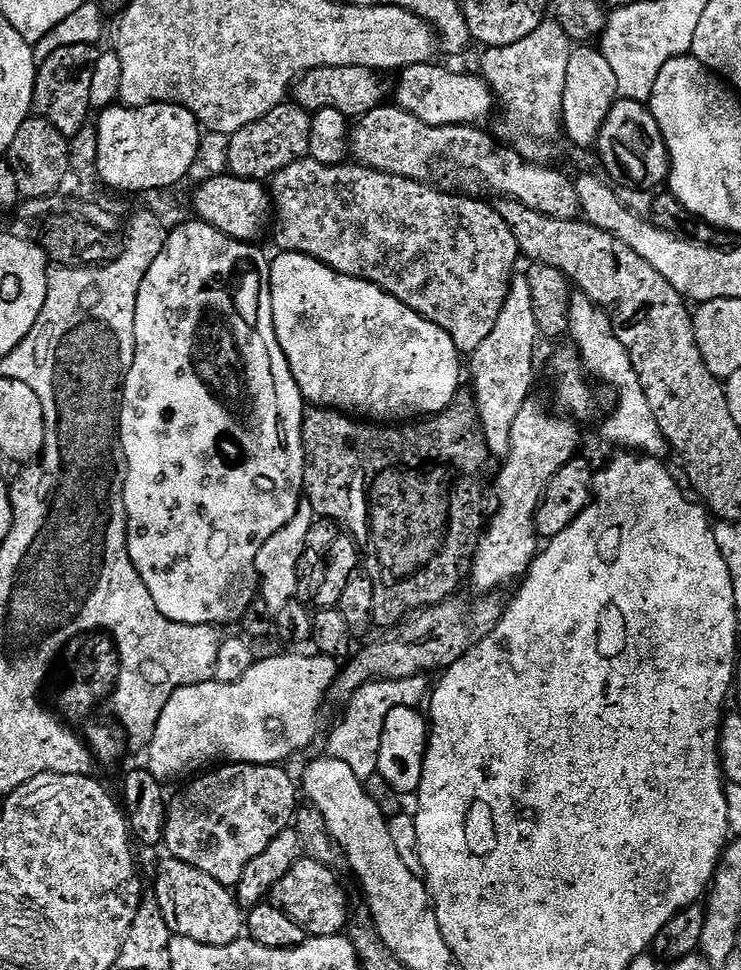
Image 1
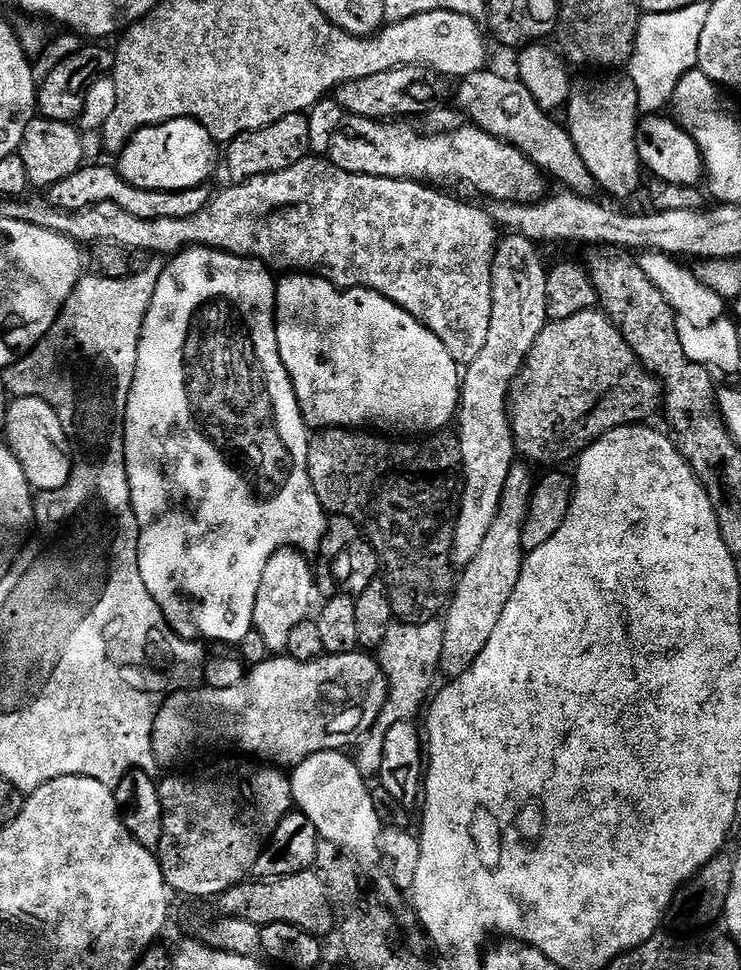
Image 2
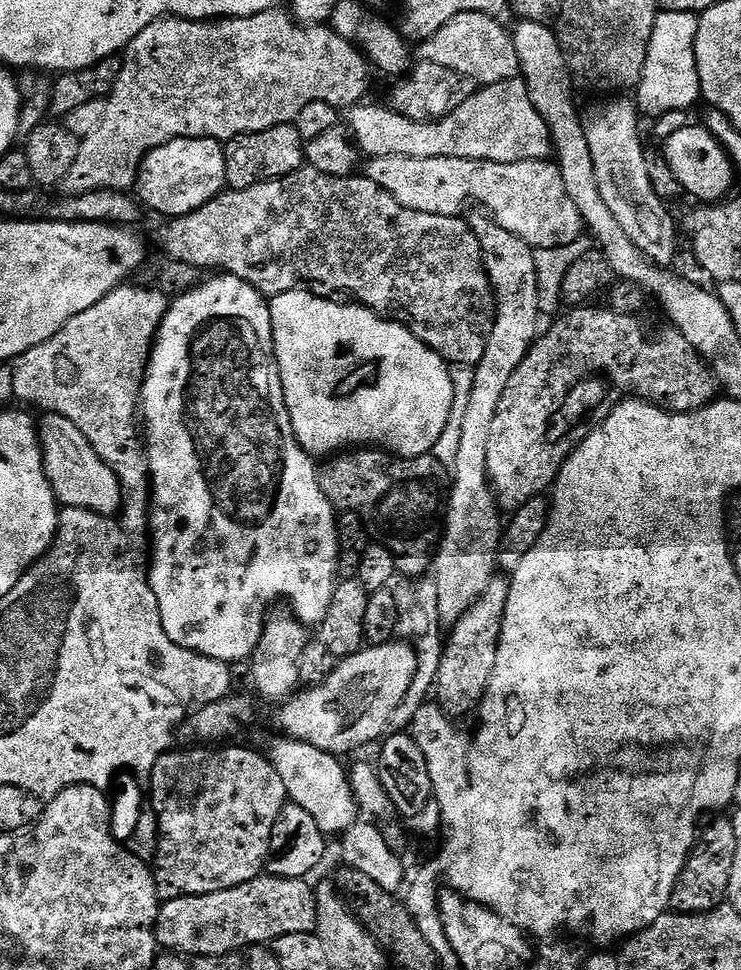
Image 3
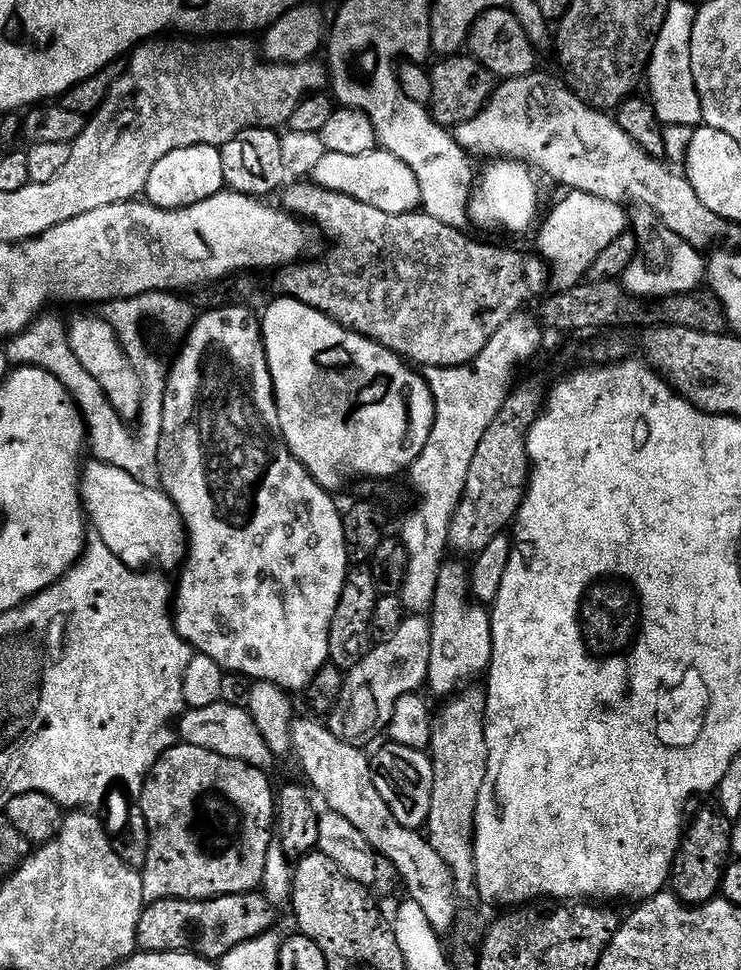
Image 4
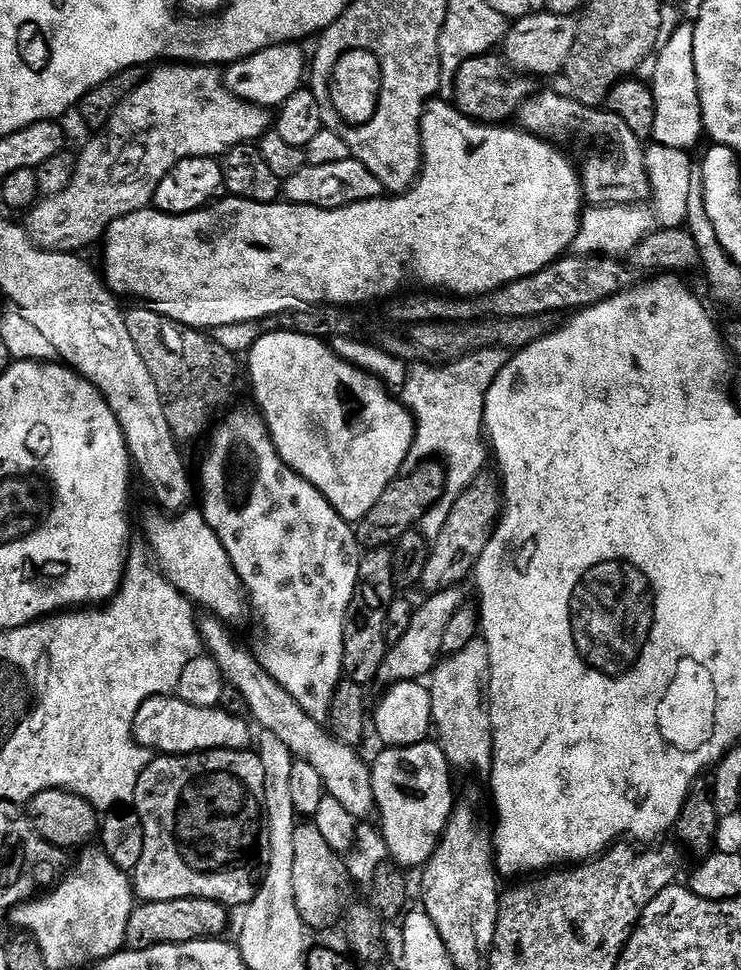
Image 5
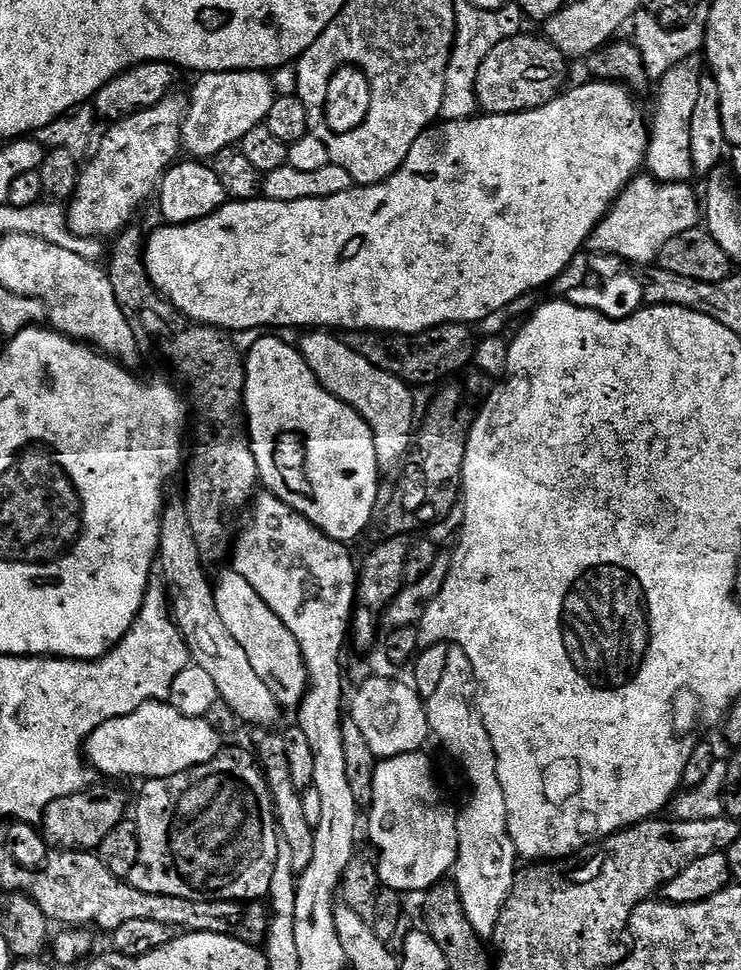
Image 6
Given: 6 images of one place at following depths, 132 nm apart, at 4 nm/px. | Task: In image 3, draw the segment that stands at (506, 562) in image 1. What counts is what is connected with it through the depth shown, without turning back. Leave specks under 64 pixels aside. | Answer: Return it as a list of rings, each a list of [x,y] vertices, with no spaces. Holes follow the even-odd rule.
[[[504,574],[493,575],[492,580],[482,590],[482,594],[472,603],[470,610],[458,618],[458,622],[451,625],[447,633],[444,653],[438,662],[436,687],[434,689],[435,703],[439,704],[440,711],[447,716],[459,718],[467,712],[475,713],[480,707],[480,701],[492,681],[494,662],[498,658],[498,645],[504,625],[506,602],[510,594],[510,580]]]

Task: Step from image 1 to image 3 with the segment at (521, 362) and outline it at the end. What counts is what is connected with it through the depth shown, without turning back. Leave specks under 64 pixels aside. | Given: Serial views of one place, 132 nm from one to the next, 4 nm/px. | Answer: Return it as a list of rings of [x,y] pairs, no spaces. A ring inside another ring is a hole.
[[[476,210],[470,216],[472,233],[480,243],[480,253],[484,259],[484,268],[488,271],[488,280],[492,284],[492,295],[496,297],[496,315],[492,317],[492,328],[488,331],[486,350],[482,358],[474,365],[476,372],[472,376],[472,389],[468,392],[468,405],[462,408],[462,443],[458,446],[456,463],[450,472],[450,491],[446,496],[446,511],[442,516],[442,535],[430,564],[430,575],[438,586],[438,614],[441,625],[451,626],[470,610],[470,606],[486,590],[498,566],[498,553],[502,543],[501,509],[496,502],[496,493],[488,482],[486,470],[486,441],[490,439],[490,422],[494,422],[494,410],[498,410],[498,402],[502,402],[502,394],[506,390],[506,382],[510,382],[510,374],[518,370],[522,358],[526,358],[528,349],[538,335],[536,319],[542,316],[538,298],[538,274],[535,272],[534,252],[525,240],[518,238],[502,226],[496,224],[491,216]]]

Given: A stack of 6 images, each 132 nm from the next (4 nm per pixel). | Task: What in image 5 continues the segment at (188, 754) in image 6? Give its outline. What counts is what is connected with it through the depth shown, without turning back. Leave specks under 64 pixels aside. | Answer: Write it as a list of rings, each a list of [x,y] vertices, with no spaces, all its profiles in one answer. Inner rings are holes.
[[[172,694],[156,696],[153,700],[147,700],[138,710],[132,727],[136,743],[145,750],[156,751],[156,754],[203,754],[217,750],[247,749],[249,721],[239,720],[222,709],[220,706],[190,706]]]

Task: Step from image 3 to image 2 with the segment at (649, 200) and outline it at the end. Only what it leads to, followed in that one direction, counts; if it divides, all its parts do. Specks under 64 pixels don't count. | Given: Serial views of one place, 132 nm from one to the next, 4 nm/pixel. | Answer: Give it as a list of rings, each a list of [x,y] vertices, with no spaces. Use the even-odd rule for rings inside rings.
[[[596,74],[593,80],[577,79],[568,93],[567,112],[568,133],[597,185],[620,200],[634,195],[640,188],[642,165],[636,153],[640,103],[632,77],[627,74]]]

